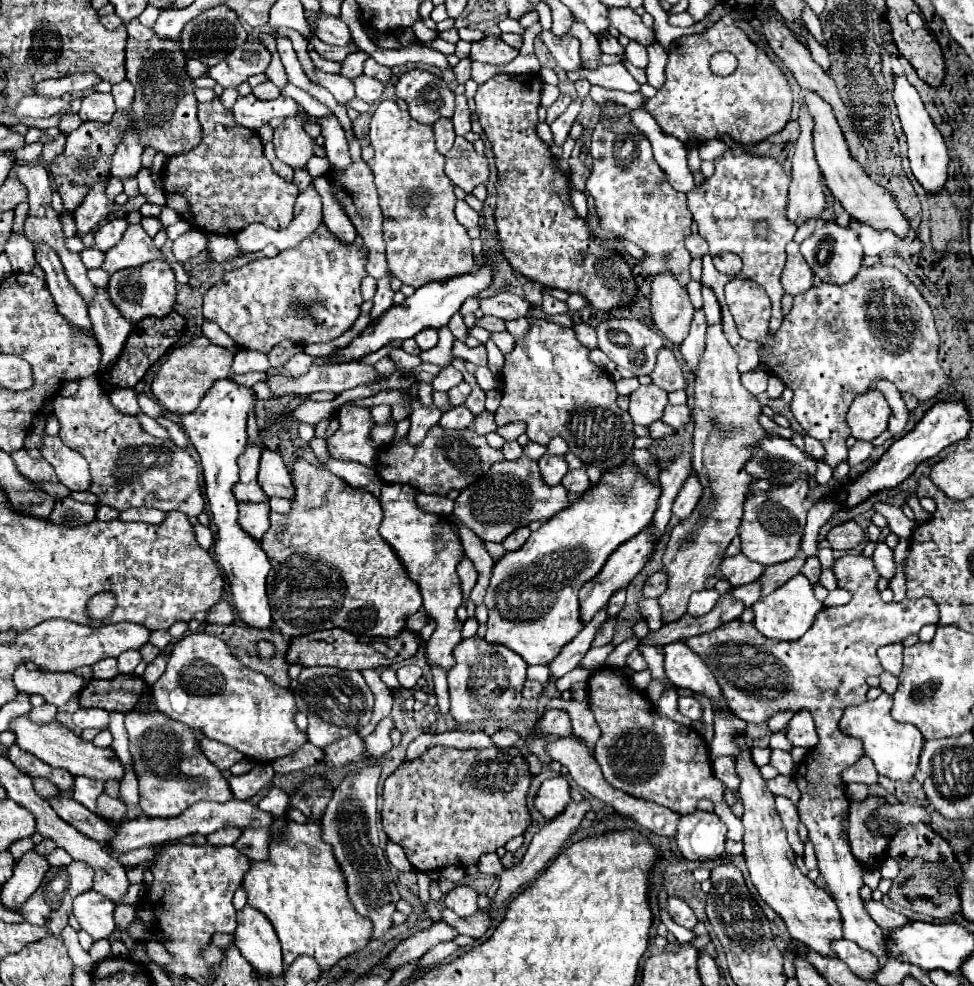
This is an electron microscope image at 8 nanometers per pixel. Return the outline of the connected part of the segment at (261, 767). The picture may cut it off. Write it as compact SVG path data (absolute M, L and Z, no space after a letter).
M257 764L251 772L241 774L241 776L231 776L229 786L233 790L233 796L237 800L247 800L255 794L259 794L267 784L273 782L273 768L271 764Z

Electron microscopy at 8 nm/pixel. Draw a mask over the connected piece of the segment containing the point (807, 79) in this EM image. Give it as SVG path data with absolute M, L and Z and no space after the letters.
M765 20L765 22L763 22L763 36L765 36L765 40L769 42L769 46L773 48L773 52L775 52L775 54L785 62L785 66L793 72L793 76L795 76L795 80L799 82L801 90L813 90L813 92L817 92L825 102L831 104L831 108L833 108L833 112L835 112L835 118L837 118L837 122L839 122L839 126L841 126L841 130L843 130L845 142L847 142L847 146L849 146L849 150L851 150L851 156L853 156L861 166L865 166L865 170L869 170L869 168L867 168L867 156L863 156L863 146L857 146L857 132L851 132L851 122L849 122L847 110L845 110L845 106L843 106L843 102L841 102L841 98L839 98L839 94L837 94L835 82L823 72L823 68L821 68L821 66L811 58L811 54L789 34L789 30L787 30L781 22L777 22L777 20Z

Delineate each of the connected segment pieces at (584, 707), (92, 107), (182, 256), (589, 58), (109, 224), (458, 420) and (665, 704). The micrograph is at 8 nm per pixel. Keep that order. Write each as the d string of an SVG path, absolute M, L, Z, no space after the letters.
M553 696L549 700L549 706L551 708L559 708L559 710L565 710L571 718L571 724L573 724L573 736L577 738L583 738L587 742L587 746L591 748L593 752L593 746L599 738L599 726L591 714L591 708L587 702L577 702L577 700L563 700L561 696Z
M89 94L83 98L79 116L81 120L99 120L109 122L115 114L115 104L111 94Z
M189 230L181 238L173 242L173 254L177 262L185 262L187 258L193 258L207 246L207 234L203 230Z
M573 16L573 22L571 22L571 28L569 28L569 36L577 38L579 44L581 44L581 62L583 62L583 68L587 70L593 70L593 68L599 68L601 62L599 62L599 56L601 56L601 50L599 50L599 42L595 38L595 34L591 34L587 30L587 26L583 26L583 22L579 22L575 16Z
M115 216L115 218L103 222L99 232L95 234L95 246L93 248L103 250L103 252L113 248L119 242L119 238L123 236L123 230L127 230L127 226L129 224L127 224L125 216Z
M461 404L461 406L449 410L447 414L443 414L443 418L439 420L439 426L443 426L443 428L469 428L471 422L473 422L471 410L465 404Z
M669 686L667 688L667 692L659 698L659 702L655 704L655 708L657 708L657 712L661 712L663 716L667 716L667 718L671 718L671 720L675 720L675 722L679 722L679 724L683 724L683 726L691 726L691 720L689 718L685 718L685 716L681 716L679 714L679 710L677 710L677 692L675 692L675 688L673 686Z

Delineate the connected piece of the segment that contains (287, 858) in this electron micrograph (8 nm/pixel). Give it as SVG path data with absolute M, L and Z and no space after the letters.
M283 820L277 834L271 834L269 858L263 862L251 860L251 870L245 874L243 890L247 892L247 904L263 912L273 924L281 940L285 966L289 966L297 956L307 954L307 956L313 956L323 970L327 970L333 964L337 964L341 958L367 946L371 940L371 922L359 916L353 910L351 902L347 900L343 874L333 858L331 846L321 840L321 826L315 822L297 824L293 820Z

